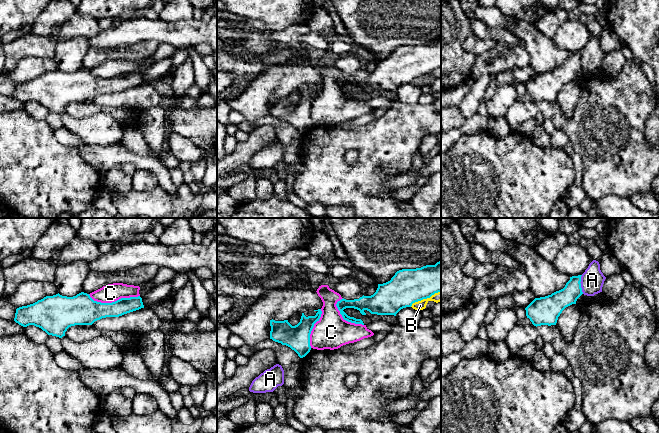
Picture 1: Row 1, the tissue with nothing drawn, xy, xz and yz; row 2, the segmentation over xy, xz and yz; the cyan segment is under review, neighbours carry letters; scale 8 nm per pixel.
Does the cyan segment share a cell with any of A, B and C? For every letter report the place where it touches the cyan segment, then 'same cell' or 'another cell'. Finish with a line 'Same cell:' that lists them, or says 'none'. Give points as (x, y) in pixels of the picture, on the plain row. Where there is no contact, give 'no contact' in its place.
A: meets cyan in yz at (580, 60); another cell
B: meets cyan in xz at (425, 74); another cell
C: meets cyan in xy at (114, 78); another cell
Same cell: none

